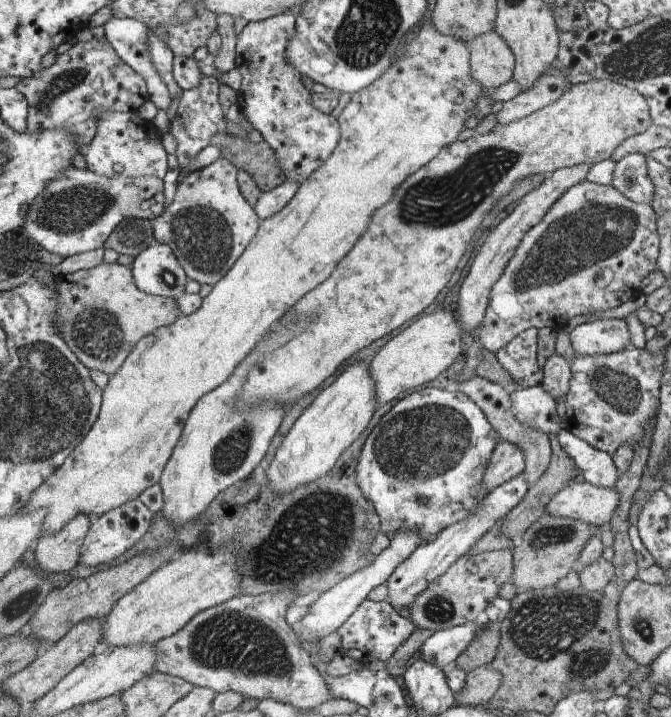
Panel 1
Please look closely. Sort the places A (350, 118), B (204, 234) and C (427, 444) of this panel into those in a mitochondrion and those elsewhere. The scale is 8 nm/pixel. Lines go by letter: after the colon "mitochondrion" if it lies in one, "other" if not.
A: other
B: mitochondrion
C: mitochondrion

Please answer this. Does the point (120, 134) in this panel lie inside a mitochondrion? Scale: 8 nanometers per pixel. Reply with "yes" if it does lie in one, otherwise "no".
no

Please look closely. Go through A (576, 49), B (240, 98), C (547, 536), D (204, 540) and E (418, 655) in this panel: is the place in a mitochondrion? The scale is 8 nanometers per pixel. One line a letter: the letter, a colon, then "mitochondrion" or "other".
A: other
B: other
C: mitochondrion
D: other
E: other

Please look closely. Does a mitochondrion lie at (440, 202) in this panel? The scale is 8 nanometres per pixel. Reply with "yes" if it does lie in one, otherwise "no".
yes

